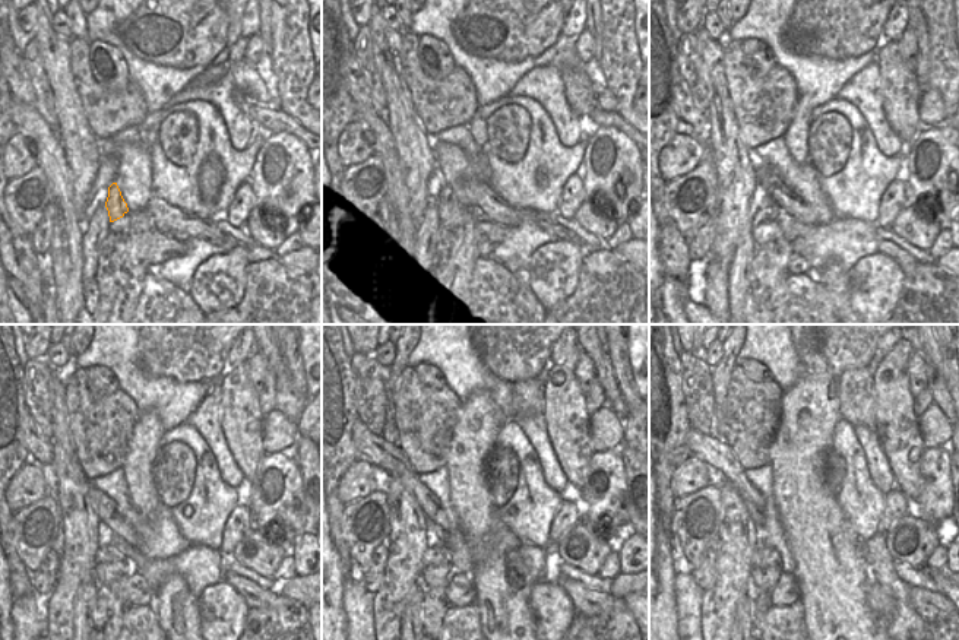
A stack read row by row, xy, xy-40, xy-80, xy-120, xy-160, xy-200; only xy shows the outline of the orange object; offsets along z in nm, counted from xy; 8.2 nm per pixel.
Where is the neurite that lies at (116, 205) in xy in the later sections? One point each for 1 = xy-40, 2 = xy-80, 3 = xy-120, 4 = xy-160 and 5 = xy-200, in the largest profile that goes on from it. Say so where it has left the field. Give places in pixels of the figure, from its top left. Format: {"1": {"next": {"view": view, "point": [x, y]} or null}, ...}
{"1": {"next": {"view": "xy-40", "point": [450, 212]}}, "2": {"next": {"view": "xy-80", "point": [768, 231]}}, "3": {"next": {"view": "xy-120", "point": [104, 573]}}, "4": {"next": {"view": "xy-160", "point": [433, 576]}}, "5": {"next": {"view": "xy-200", "point": [762, 579]}}}

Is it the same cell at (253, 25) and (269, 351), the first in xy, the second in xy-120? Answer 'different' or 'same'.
different

